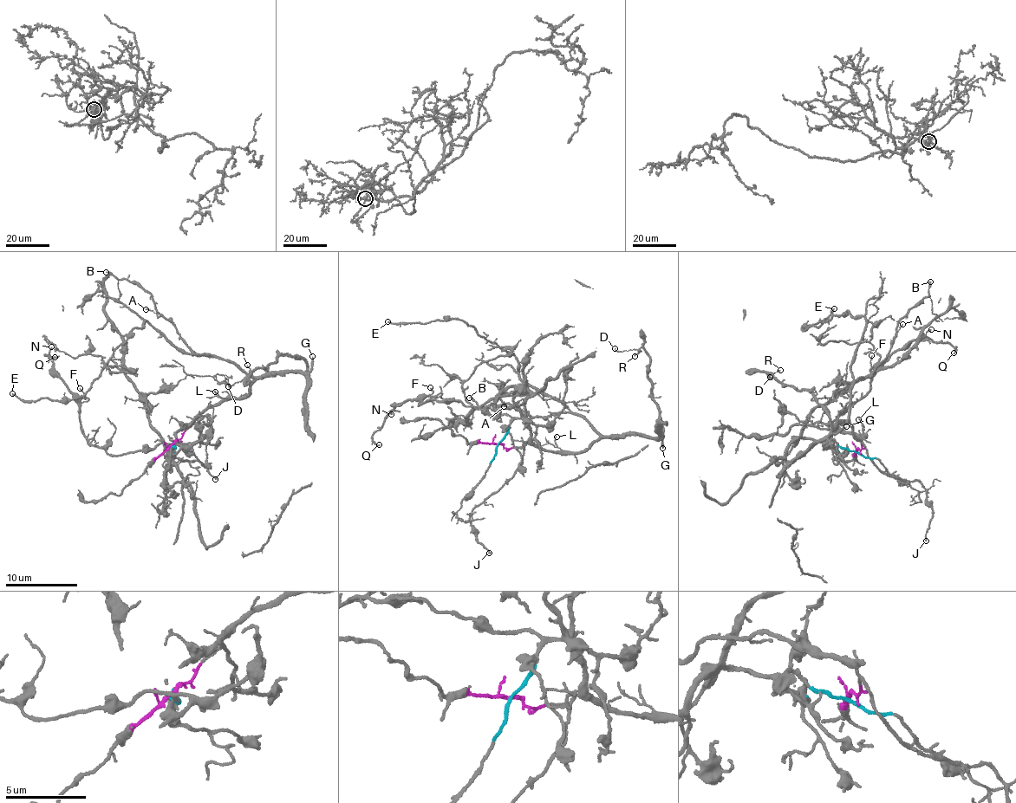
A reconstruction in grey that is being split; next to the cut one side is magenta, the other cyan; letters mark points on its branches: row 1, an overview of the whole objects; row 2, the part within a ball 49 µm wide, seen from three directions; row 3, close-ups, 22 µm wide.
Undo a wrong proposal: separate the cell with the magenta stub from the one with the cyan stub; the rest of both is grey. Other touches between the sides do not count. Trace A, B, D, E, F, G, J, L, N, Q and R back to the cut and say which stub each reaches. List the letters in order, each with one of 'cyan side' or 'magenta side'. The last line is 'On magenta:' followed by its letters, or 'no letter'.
A: magenta side
B: magenta side
D: magenta side
E: magenta side
F: cyan side
G: magenta side
J: magenta side
L: magenta side
N: cyan side
Q: cyan side
R: magenta side
On magenta: A, B, D, E, G, J, L, R

